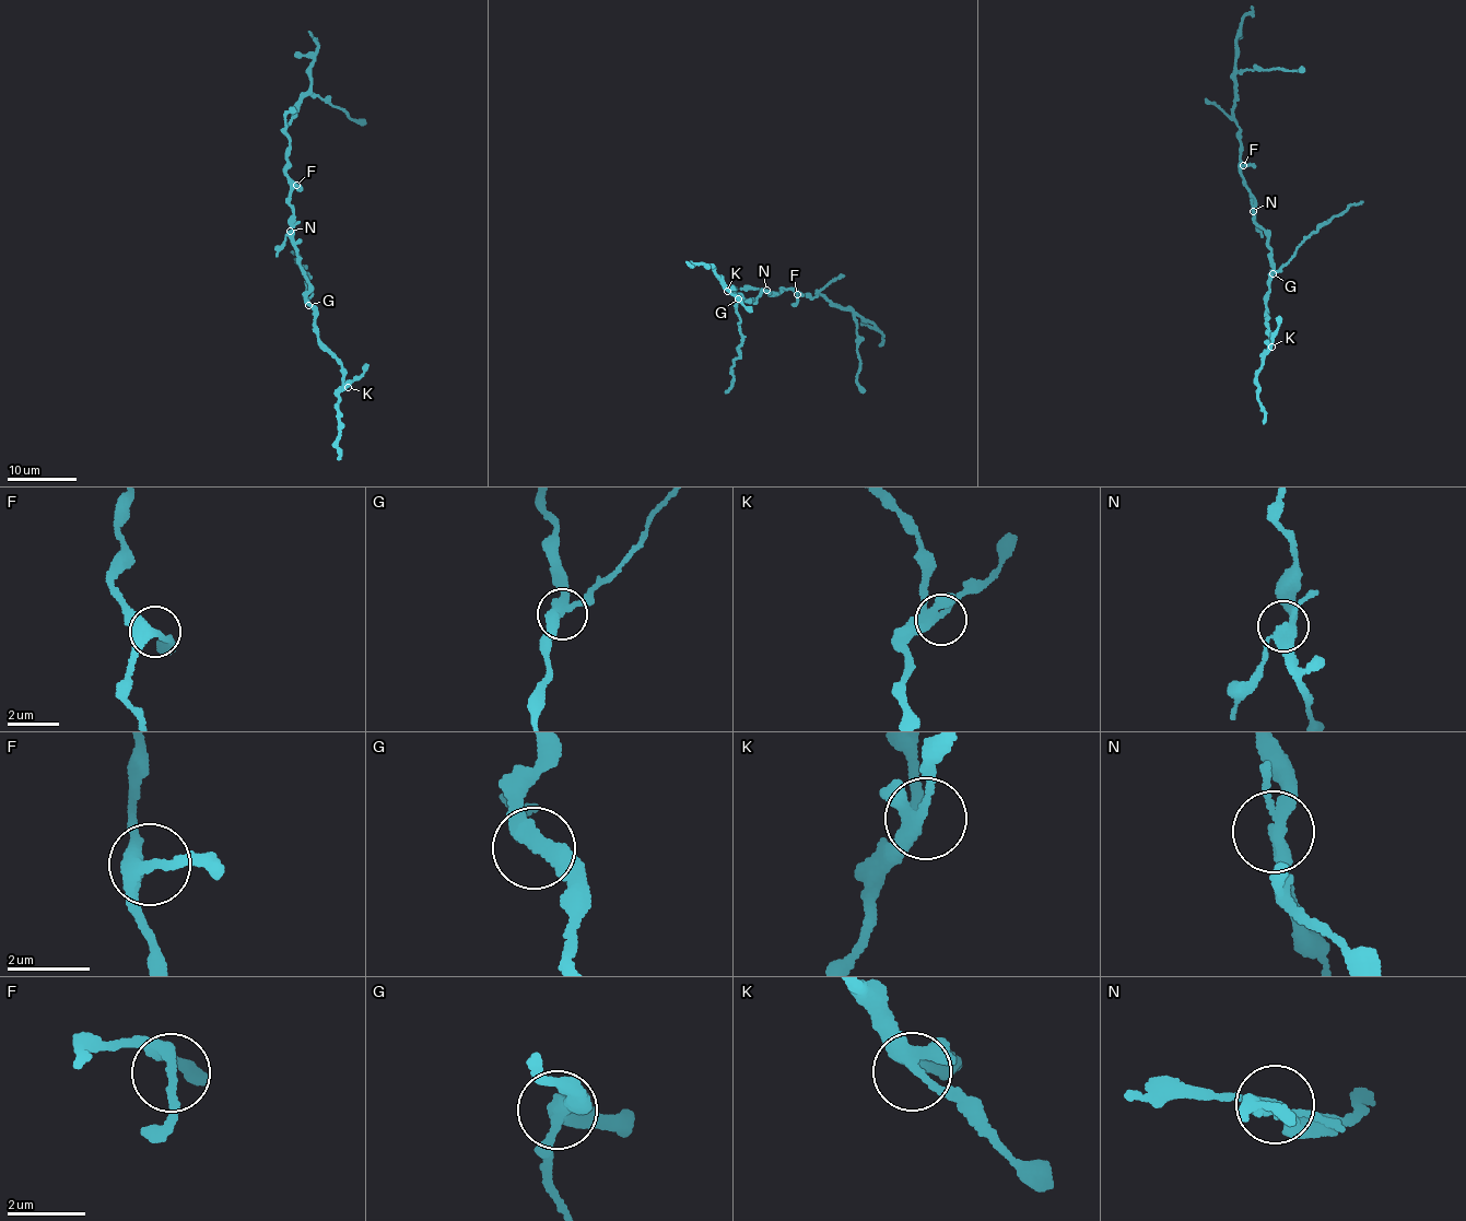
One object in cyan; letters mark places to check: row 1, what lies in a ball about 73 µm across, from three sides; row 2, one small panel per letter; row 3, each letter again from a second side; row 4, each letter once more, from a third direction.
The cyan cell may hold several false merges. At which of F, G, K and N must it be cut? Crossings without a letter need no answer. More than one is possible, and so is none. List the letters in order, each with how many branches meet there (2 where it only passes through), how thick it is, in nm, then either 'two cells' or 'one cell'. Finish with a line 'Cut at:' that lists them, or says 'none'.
F: 3 branches meet; 280 nm thick; one cell
G: 3 branches meet; 340 nm thick; two cells
K: 4 branches meet; 320 nm thick; one cell
N: 4 branches meet; 280 nm thick; two cells
Cut at: G, N

